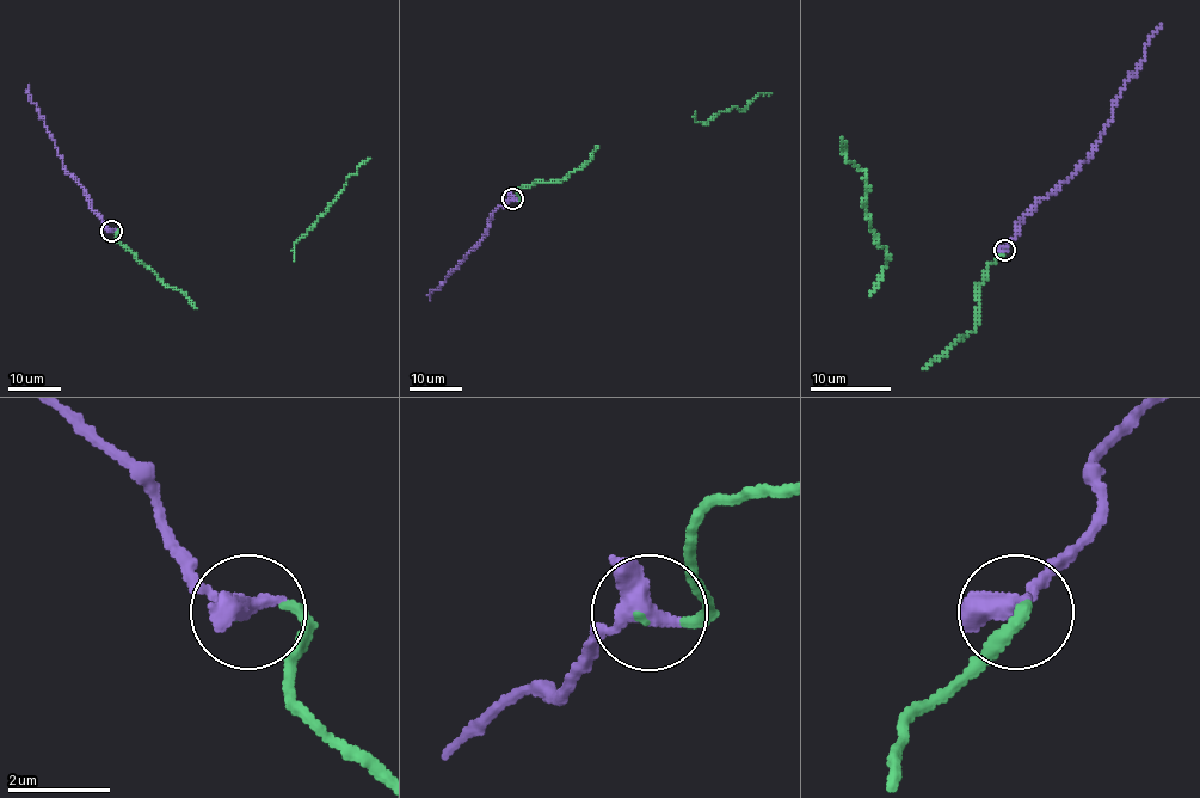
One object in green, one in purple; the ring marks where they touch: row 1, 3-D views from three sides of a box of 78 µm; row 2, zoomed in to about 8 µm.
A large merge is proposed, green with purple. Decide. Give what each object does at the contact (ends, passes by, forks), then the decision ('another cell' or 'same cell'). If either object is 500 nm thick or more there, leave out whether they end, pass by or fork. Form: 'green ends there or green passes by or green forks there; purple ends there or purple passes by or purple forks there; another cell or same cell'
same cell

